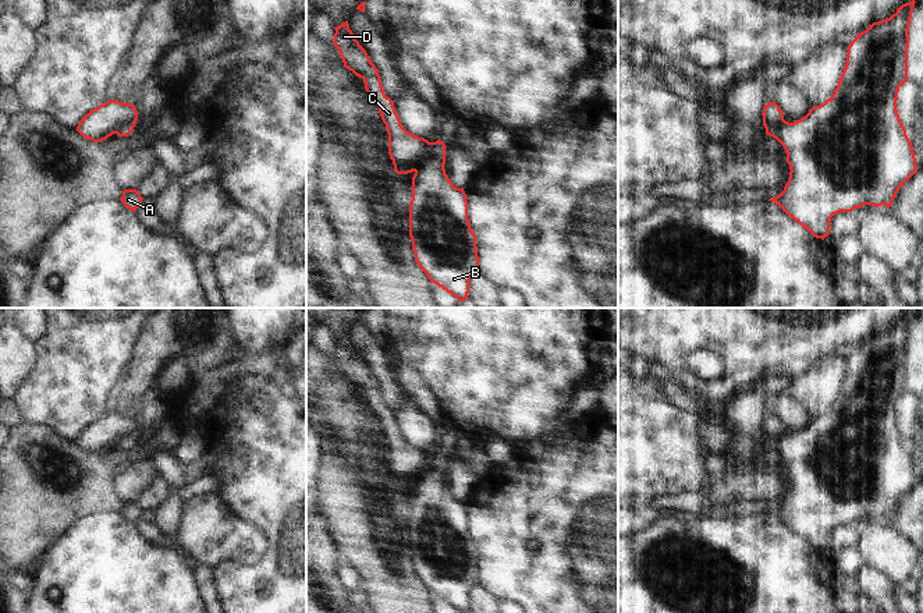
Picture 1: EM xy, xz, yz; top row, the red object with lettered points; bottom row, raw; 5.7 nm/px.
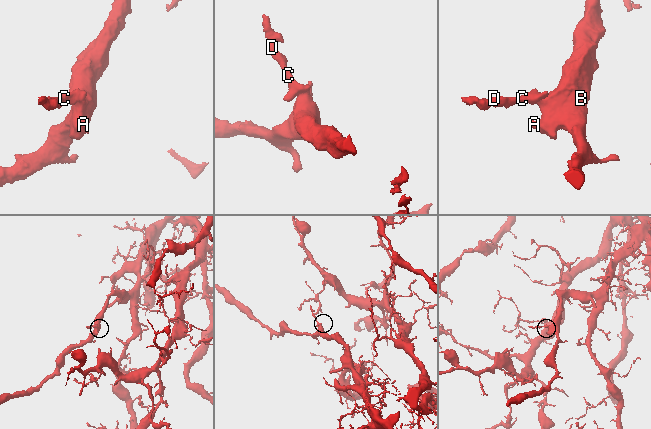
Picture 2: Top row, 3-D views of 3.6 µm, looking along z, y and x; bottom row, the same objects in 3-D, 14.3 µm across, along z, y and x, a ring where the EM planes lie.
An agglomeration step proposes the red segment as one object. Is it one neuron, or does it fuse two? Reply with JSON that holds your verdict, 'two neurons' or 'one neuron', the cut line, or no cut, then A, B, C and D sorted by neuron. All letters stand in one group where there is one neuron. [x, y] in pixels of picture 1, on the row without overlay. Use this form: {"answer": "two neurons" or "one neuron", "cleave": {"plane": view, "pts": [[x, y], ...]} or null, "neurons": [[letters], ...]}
{"answer": "two neurons", "cleave": {"plane": "xz", "pts": [[444, 461], [433, 457], [430, 466], [414, 482]]}, "neurons": [["A", "B"], ["C", "D"]]}

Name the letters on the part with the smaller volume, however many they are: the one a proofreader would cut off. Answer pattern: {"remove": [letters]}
{"remove": ["C", "D"]}

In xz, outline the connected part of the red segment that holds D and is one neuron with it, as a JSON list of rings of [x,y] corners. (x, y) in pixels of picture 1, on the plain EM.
[[[348,333],[336,339],[333,357],[338,361],[344,379],[365,394],[369,410],[379,418],[379,425],[388,446],[388,467],[397,486],[408,486],[430,468],[432,458],[445,463],[443,453],[429,454],[408,444],[395,424],[394,412],[386,408],[379,382],[372,375],[366,362],[354,350]]]

